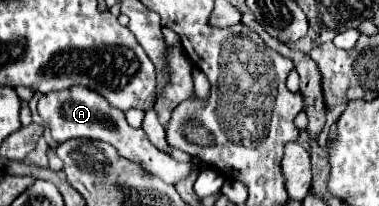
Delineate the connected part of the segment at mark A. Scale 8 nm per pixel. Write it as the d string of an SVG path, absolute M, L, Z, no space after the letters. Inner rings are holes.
M74 87L74 89L64 89L64 91L54 91L48 93L40 99L38 103L38 113L44 119L44 125L50 127L52 139L62 143L68 141L72 137L86 137L86 139L98 139L104 143L110 143L114 149L118 149L118 153L138 165L142 165L144 171L160 177L162 181L176 185L178 181L186 179L192 173L192 163L178 163L172 157L168 157L166 153L158 151L144 135L142 129L132 129L124 117L122 111L114 109L108 105L108 101L90 91L90 89L82 89L82 87Z

